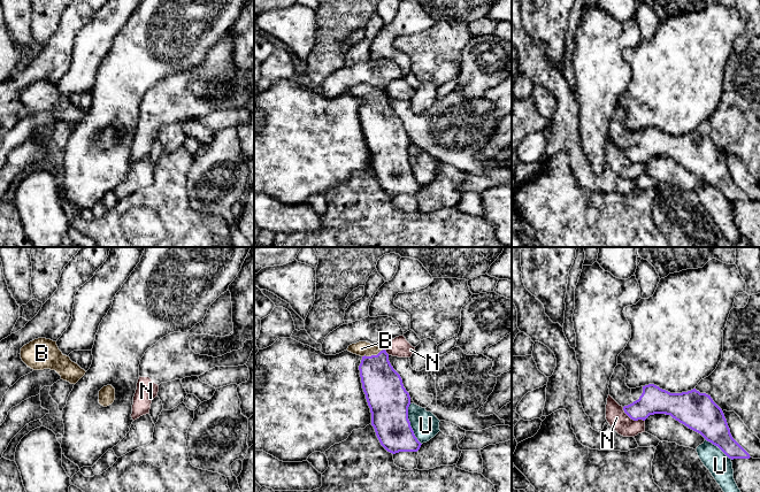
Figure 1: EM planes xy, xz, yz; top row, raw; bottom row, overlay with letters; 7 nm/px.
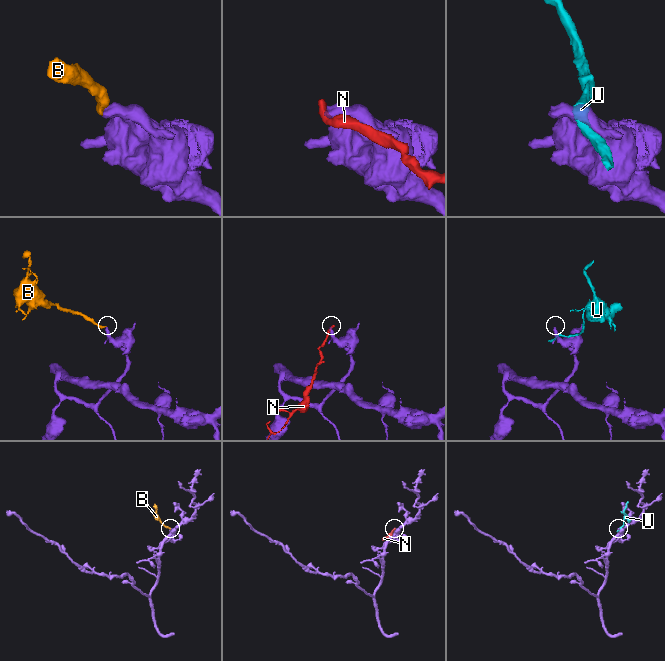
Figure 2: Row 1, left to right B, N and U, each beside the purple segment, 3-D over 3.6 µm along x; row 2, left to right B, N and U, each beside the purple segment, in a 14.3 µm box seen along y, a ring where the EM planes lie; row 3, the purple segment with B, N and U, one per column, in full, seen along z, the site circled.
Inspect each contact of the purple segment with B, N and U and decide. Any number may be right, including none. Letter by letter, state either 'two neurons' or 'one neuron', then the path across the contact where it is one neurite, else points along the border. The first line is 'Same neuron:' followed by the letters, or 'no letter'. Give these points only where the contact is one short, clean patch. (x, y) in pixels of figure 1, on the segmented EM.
Same neuron: B
B: one neuron; runs through xz (383, 386), (375, 370), (373, 355), (361, 348)
N: two neurons; border along yz (622, 407), (631, 419), (644, 421)
U: two neurons

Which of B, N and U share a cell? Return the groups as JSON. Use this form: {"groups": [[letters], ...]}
{"groups": [["B"], ["N"], ["U"]]}

